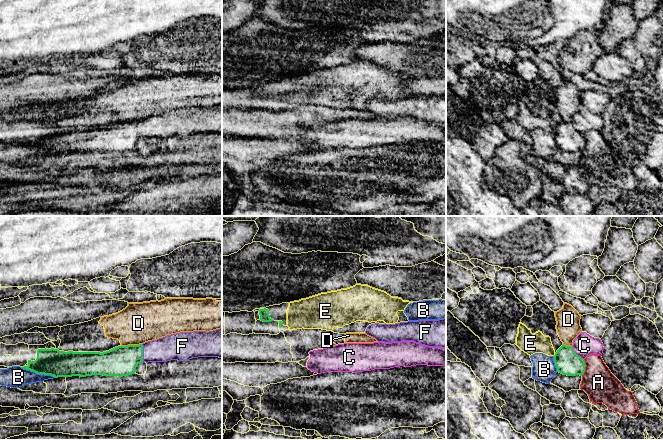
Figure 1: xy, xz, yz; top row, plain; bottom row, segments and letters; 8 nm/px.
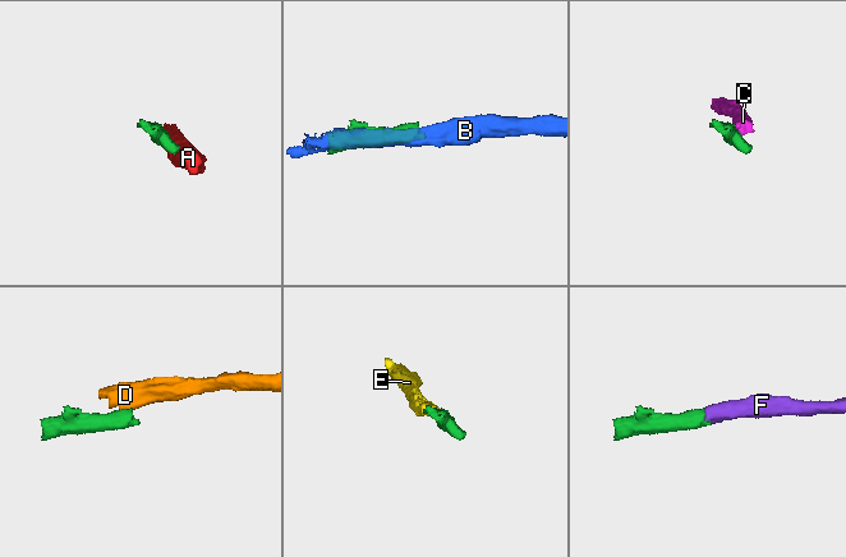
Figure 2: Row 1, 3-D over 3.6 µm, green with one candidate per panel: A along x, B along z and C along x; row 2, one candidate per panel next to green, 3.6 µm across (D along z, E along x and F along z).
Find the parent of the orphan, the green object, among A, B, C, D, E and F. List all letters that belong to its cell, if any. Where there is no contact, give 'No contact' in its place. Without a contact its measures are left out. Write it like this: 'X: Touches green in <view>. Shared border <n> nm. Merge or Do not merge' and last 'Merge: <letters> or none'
A: Touches green in yz. Shared border 140 nm. Do not merge
B: Touches green in xy. Shared border 300 nm. Do not merge
C: Touches green in yz. Shared border 150 nm. Do not merge
D: Touches green in xy. Shared border 170 nm. Do not merge
E: Touches green in yz. Shared border 40 nm. Do not merge
F: Touches green in xy. Shared border 140 nm. Merge
Merge: F

